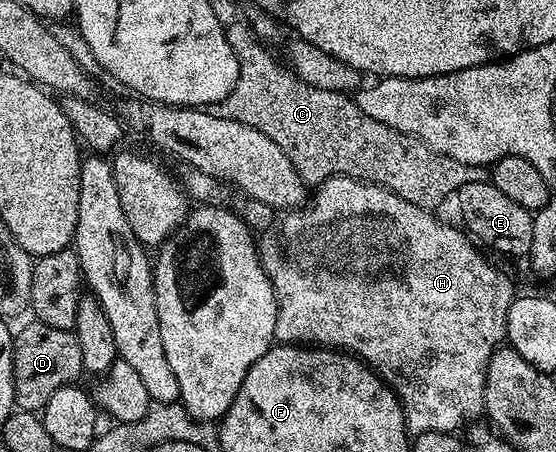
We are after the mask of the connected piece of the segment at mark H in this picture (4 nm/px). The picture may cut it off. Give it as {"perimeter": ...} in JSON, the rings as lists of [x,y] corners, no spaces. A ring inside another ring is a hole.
{"perimeter":[[[331,176],[314,189],[313,195],[302,207],[298,210],[284,211],[280,215],[283,217],[276,222],[275,228],[269,229],[257,240],[259,261],[263,264],[264,274],[271,279],[277,298],[276,341],[279,344],[333,348],[358,356],[386,384],[394,386],[395,395],[403,403],[407,431],[411,434],[420,432],[455,434],[460,431],[459,427],[462,429],[464,425],[478,417],[475,415],[483,412],[483,391],[489,358],[495,349],[507,340],[509,306],[515,301],[517,295],[517,289],[511,285],[510,278],[493,261],[486,260],[482,256],[484,253],[477,247],[476,241],[462,227],[454,228],[453,225],[438,220],[435,215],[434,211],[417,206],[413,202],[405,202],[405,198],[393,194],[381,184],[360,180],[353,176]],[[399,376],[403,379],[403,384],[397,383]]]}

